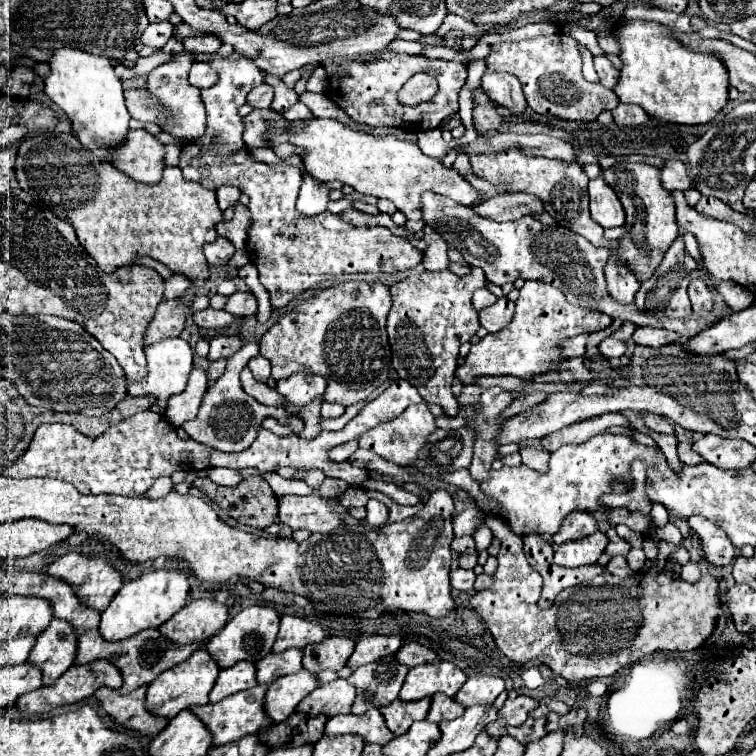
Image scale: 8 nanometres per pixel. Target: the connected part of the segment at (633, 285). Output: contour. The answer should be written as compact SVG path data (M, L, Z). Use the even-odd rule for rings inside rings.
M614 250L608 258L608 266L604 268L604 274L606 274L606 282L608 282L608 294L620 304L632 304L634 294L640 288L640 282L636 280L636 276L632 276L628 266L624 266L616 260Z

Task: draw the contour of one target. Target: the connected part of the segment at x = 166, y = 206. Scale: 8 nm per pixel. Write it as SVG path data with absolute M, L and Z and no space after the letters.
M46 132L34 138L26 138L20 144L20 152L16 158L16 176L24 192L28 192L34 200L46 204L52 214L74 226L80 244L104 272L116 272L120 266L134 264L138 256L150 256L166 264L174 274L186 276L196 288L204 286L204 282L208 280L210 268L204 258L202 246L218 238L216 224L222 222L222 212L216 204L214 190L206 190L198 182L186 180L178 168L164 168L164 178L156 186L140 184L116 170L112 164L94 160L94 156L88 154L88 150L84 150L72 134Z

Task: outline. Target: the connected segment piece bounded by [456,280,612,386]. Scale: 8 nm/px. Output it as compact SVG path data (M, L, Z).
M526 282L520 290L520 298L516 302L514 320L498 334L488 334L480 342L472 344L460 372L456 378L466 384L476 384L480 376L518 376L518 378L534 378L552 370L562 362L560 350L556 344L586 332L598 332L612 324L612 318L602 312L588 312L580 306L572 306L560 290L548 286L544 282Z

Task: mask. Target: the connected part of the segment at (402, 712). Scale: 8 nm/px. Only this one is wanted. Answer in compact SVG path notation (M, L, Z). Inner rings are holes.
M424 698L420 702L402 702L396 700L390 706L382 706L380 712L386 720L386 726L394 732L394 736L402 736L412 722L424 720L430 708L430 698Z

